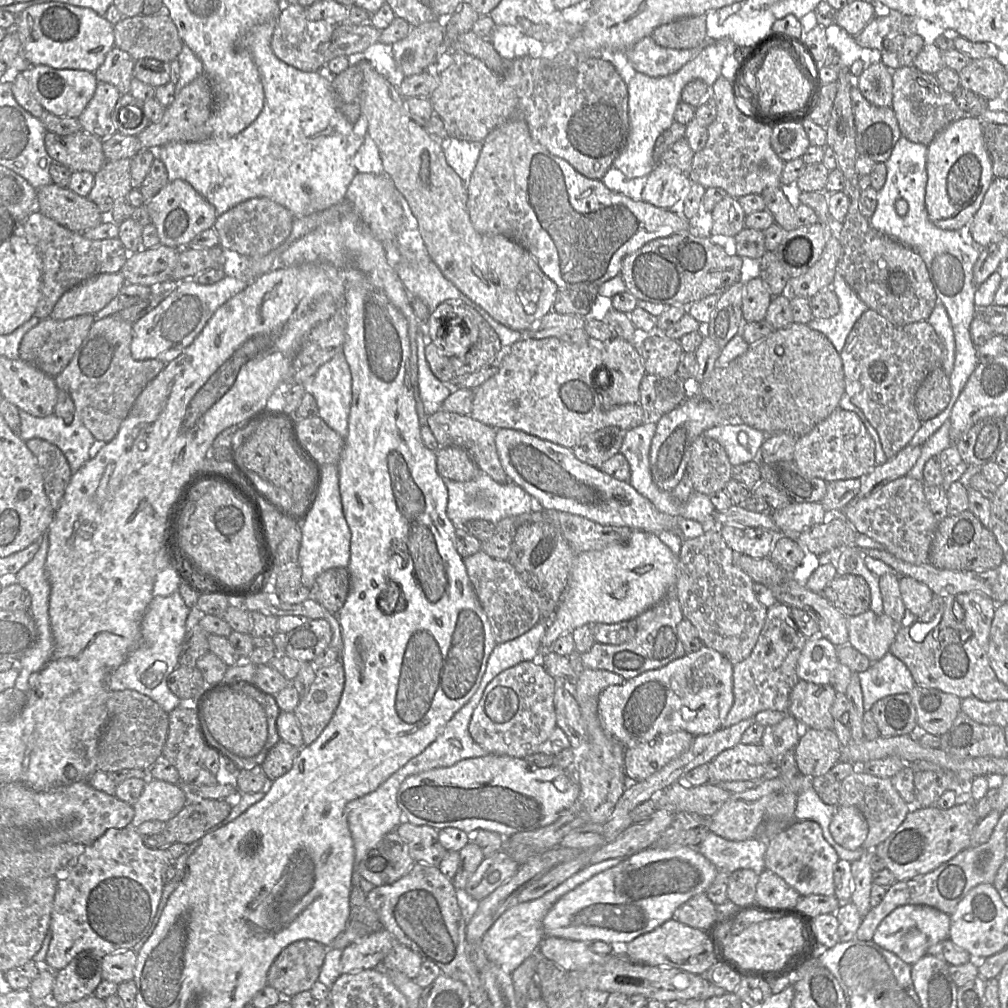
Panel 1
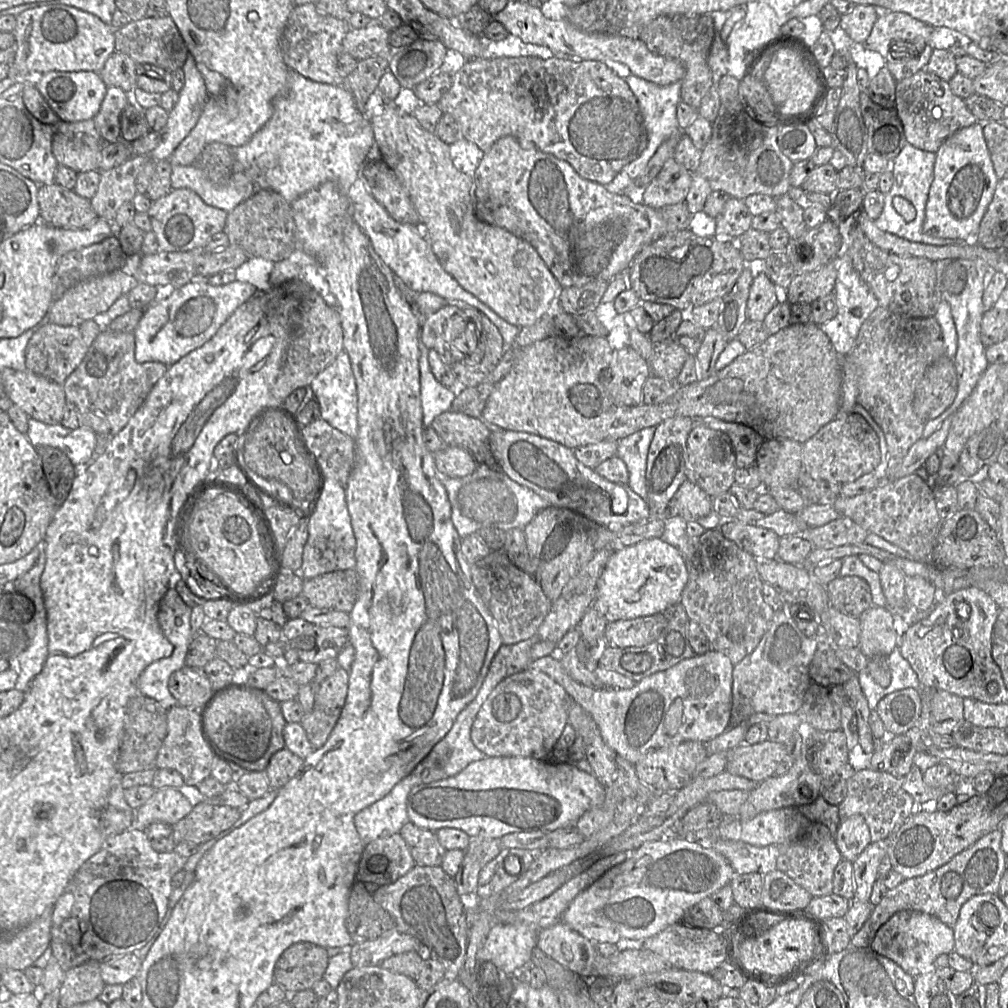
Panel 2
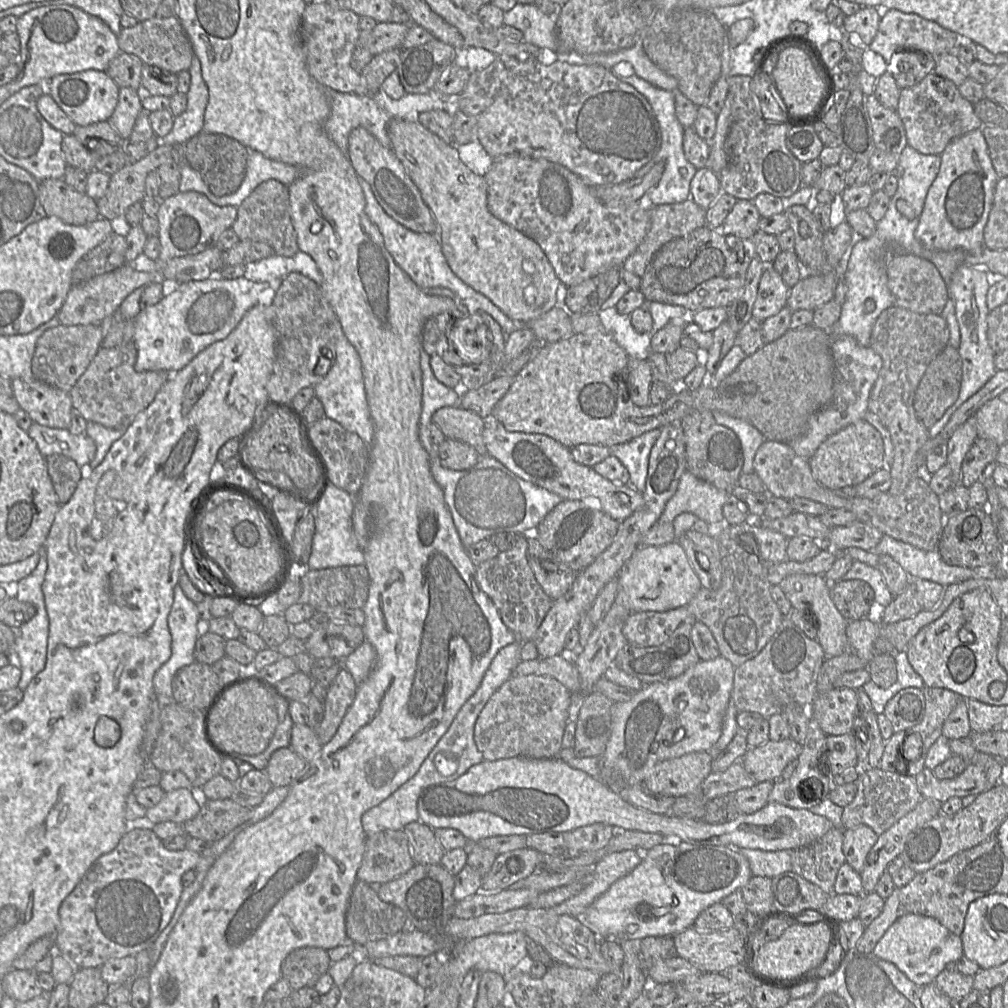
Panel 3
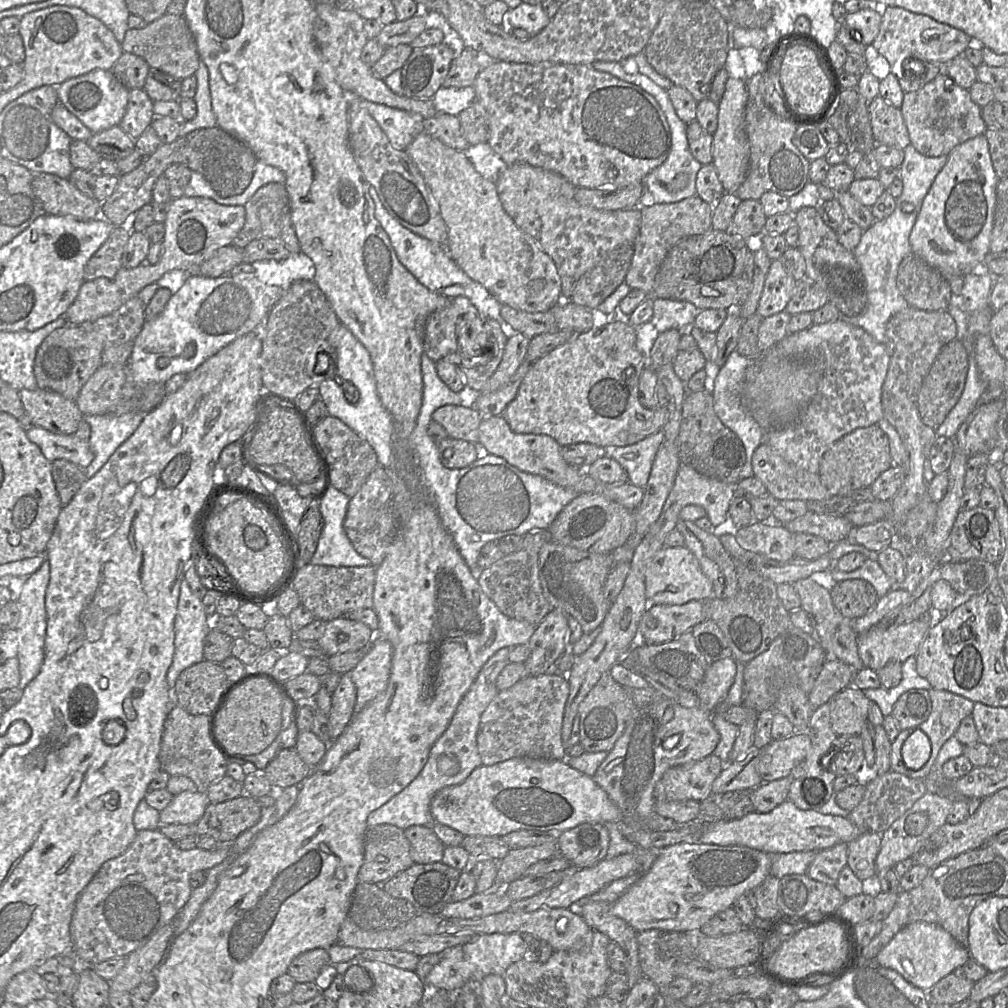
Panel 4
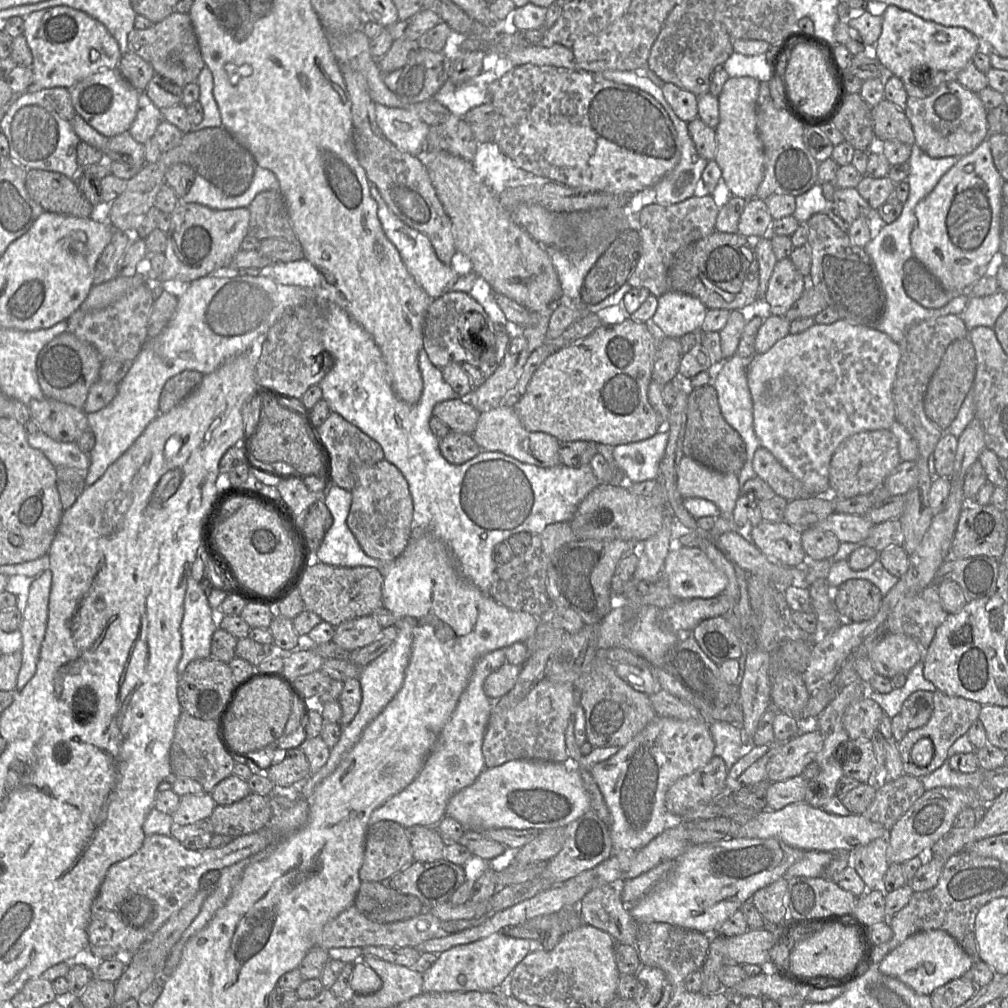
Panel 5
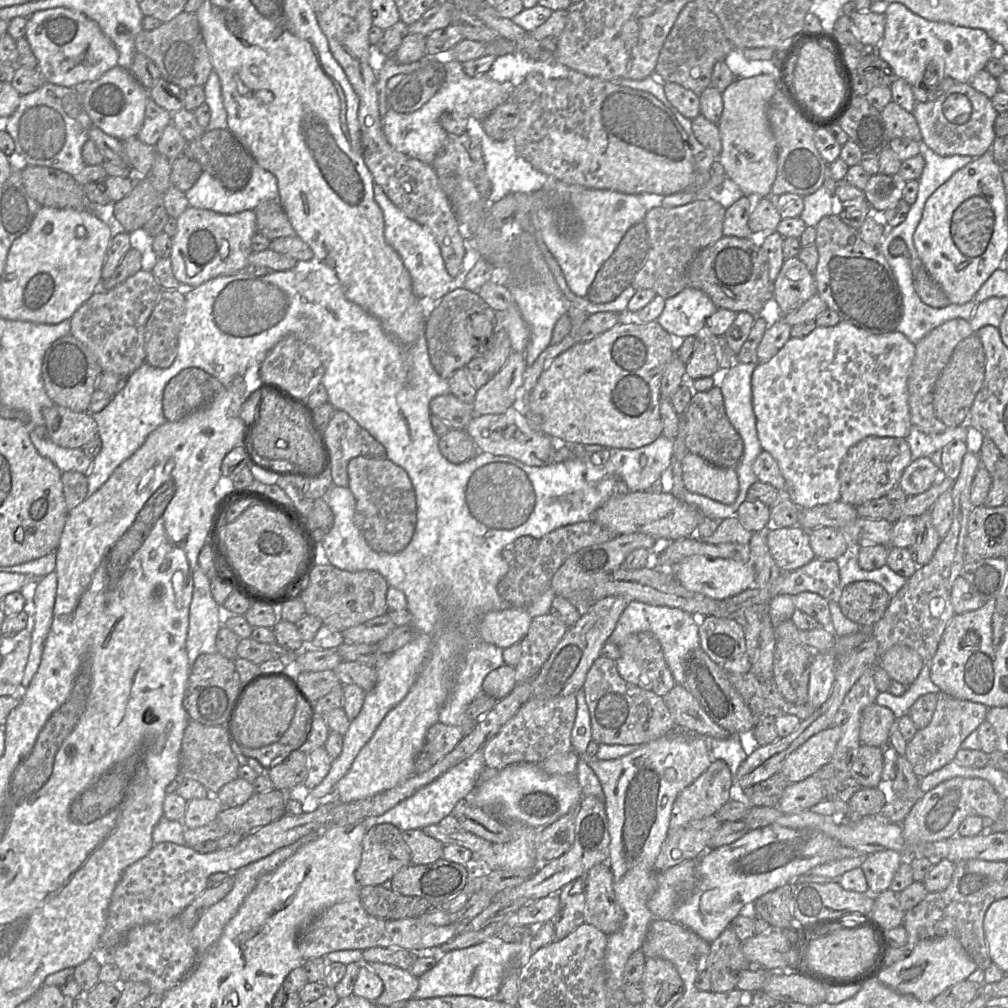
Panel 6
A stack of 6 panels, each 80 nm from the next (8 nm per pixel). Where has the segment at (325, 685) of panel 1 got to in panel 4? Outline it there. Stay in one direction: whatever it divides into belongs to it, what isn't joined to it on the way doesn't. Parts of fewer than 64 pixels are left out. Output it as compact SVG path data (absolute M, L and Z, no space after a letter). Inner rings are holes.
M350 672L341 674L339 684L331 694L331 700L332 706L328 718L331 724L330 741L333 742L354 717L357 691Z

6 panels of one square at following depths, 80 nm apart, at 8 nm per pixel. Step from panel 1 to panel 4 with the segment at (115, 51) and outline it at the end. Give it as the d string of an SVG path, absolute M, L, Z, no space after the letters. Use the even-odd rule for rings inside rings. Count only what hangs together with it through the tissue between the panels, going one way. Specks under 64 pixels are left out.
M123 52L111 71L130 90L144 89L150 70L149 64L143 58Z

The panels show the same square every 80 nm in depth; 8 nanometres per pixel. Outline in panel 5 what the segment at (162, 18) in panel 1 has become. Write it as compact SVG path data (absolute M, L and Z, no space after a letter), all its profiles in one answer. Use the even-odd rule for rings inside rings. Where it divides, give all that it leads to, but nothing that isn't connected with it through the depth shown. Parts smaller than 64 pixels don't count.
M173 12L147 29L133 29L128 34L128 52L149 62L157 74L182 88L195 82L205 66L189 13Z

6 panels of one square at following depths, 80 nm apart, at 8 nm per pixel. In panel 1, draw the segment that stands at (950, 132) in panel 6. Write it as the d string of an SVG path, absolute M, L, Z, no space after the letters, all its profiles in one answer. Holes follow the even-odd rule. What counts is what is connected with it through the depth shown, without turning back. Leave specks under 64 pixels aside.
M911 65L893 70L892 79L891 108L897 118L901 135L912 142L928 146L947 125L966 115L934 74L924 73Z

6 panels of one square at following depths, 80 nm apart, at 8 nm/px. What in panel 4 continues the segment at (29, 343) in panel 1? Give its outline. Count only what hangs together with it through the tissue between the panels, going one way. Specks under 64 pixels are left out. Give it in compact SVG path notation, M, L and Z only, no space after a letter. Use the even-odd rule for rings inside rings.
M92 322L67 324L48 335L37 350L34 373L38 388L54 391L76 401L82 387L102 365L105 340L92 328Z

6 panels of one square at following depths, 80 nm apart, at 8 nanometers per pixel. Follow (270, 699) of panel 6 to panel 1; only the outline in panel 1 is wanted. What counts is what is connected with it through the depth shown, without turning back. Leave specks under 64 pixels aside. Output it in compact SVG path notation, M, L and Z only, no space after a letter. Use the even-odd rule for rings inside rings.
M238 691L213 694L199 713L200 726L208 745L234 763L234 757L252 758L263 749L268 735L268 724L262 706L250 696Z

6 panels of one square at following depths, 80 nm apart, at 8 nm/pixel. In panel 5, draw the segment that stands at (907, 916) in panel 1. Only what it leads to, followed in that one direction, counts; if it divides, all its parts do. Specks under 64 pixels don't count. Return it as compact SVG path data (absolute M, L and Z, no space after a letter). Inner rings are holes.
M931 929L910 935L881 960L878 968L882 974L897 978L915 992L930 996L936 988L962 977L973 964L973 959L949 933Z

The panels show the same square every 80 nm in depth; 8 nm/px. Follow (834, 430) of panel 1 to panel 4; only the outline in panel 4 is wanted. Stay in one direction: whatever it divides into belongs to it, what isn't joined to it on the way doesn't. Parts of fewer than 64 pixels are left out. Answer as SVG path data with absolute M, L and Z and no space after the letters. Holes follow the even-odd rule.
M875 424L858 428L835 442L822 456L818 475L832 495L849 495L857 489L870 488L891 466L888 436Z

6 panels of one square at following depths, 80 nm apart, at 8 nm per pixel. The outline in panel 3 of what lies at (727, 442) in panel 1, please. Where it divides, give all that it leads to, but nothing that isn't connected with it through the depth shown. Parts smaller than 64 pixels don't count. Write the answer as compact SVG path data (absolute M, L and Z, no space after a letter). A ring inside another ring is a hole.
M719 410L712 411L715 421L731 429L739 438L743 450L744 462L741 473L749 474L754 472L754 457L758 448L766 440L763 434L750 423L729 416Z

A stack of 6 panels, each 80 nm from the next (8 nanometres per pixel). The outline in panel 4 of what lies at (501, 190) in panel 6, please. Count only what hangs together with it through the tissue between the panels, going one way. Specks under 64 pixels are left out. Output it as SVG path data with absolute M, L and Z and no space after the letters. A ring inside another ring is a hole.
M488 143L470 145L463 153L476 172L492 182L495 182L499 174L509 166Z

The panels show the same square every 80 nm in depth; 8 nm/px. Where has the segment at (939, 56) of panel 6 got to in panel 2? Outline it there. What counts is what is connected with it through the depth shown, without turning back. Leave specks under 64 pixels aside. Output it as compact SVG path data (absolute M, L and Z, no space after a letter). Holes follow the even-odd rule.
M889 12L877 18L863 45L886 59L893 41L909 41L915 45L915 56L919 56L928 44L933 28L907 13Z

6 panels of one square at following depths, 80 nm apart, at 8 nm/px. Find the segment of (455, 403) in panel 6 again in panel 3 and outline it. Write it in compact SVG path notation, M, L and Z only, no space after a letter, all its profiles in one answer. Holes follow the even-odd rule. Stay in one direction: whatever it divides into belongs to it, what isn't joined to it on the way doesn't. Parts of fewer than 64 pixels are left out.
M459 405L440 408L432 415L432 422L440 428L446 438L471 445L480 456L487 454L483 439L485 421L475 412Z

